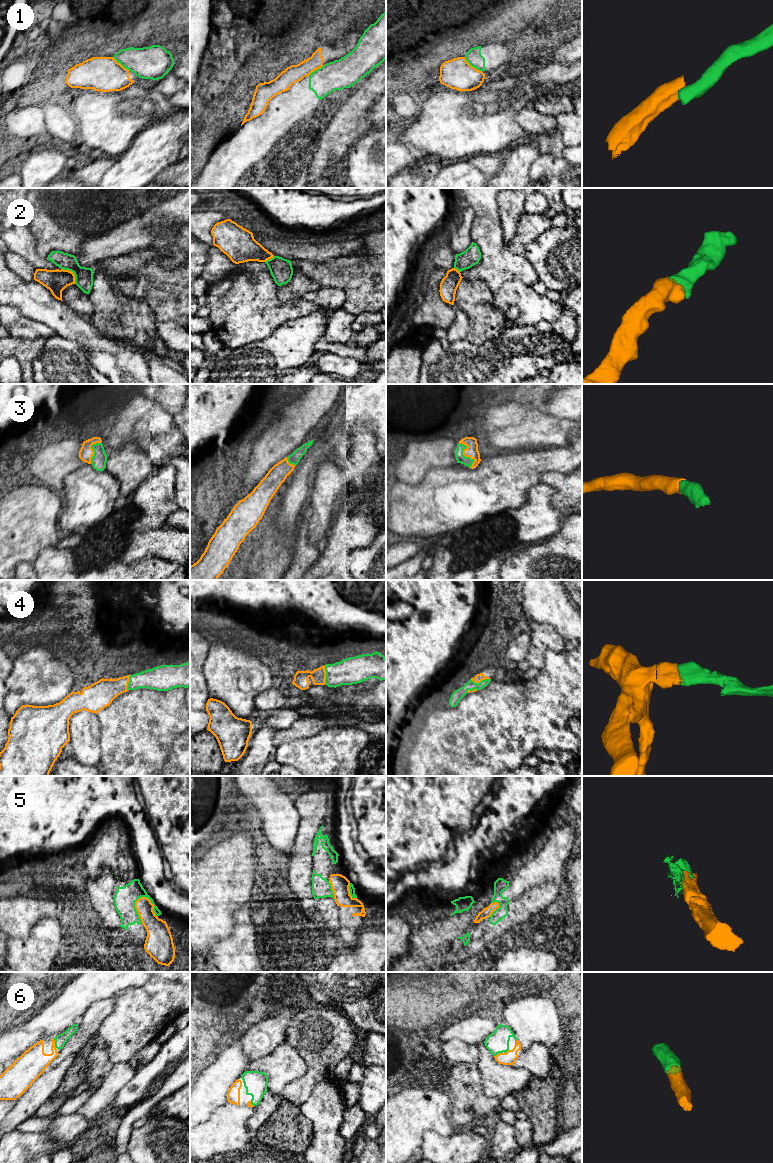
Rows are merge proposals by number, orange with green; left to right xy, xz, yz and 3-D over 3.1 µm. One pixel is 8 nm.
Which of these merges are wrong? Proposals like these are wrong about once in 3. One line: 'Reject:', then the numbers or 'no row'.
Reject: 1, 5

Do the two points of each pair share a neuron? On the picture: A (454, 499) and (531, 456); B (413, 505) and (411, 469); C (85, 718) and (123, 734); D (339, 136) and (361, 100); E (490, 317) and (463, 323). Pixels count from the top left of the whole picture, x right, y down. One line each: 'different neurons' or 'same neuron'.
A: same neuron
B: different neurons
C: different neurons
D: same neuron
E: different neurons

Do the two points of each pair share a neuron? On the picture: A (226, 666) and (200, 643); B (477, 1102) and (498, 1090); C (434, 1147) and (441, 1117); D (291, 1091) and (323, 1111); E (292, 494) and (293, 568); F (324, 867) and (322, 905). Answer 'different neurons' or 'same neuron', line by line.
A: different neurons
B: different neurons
C: different neurons
D: different neurons
E: different neurons
F: same neuron

